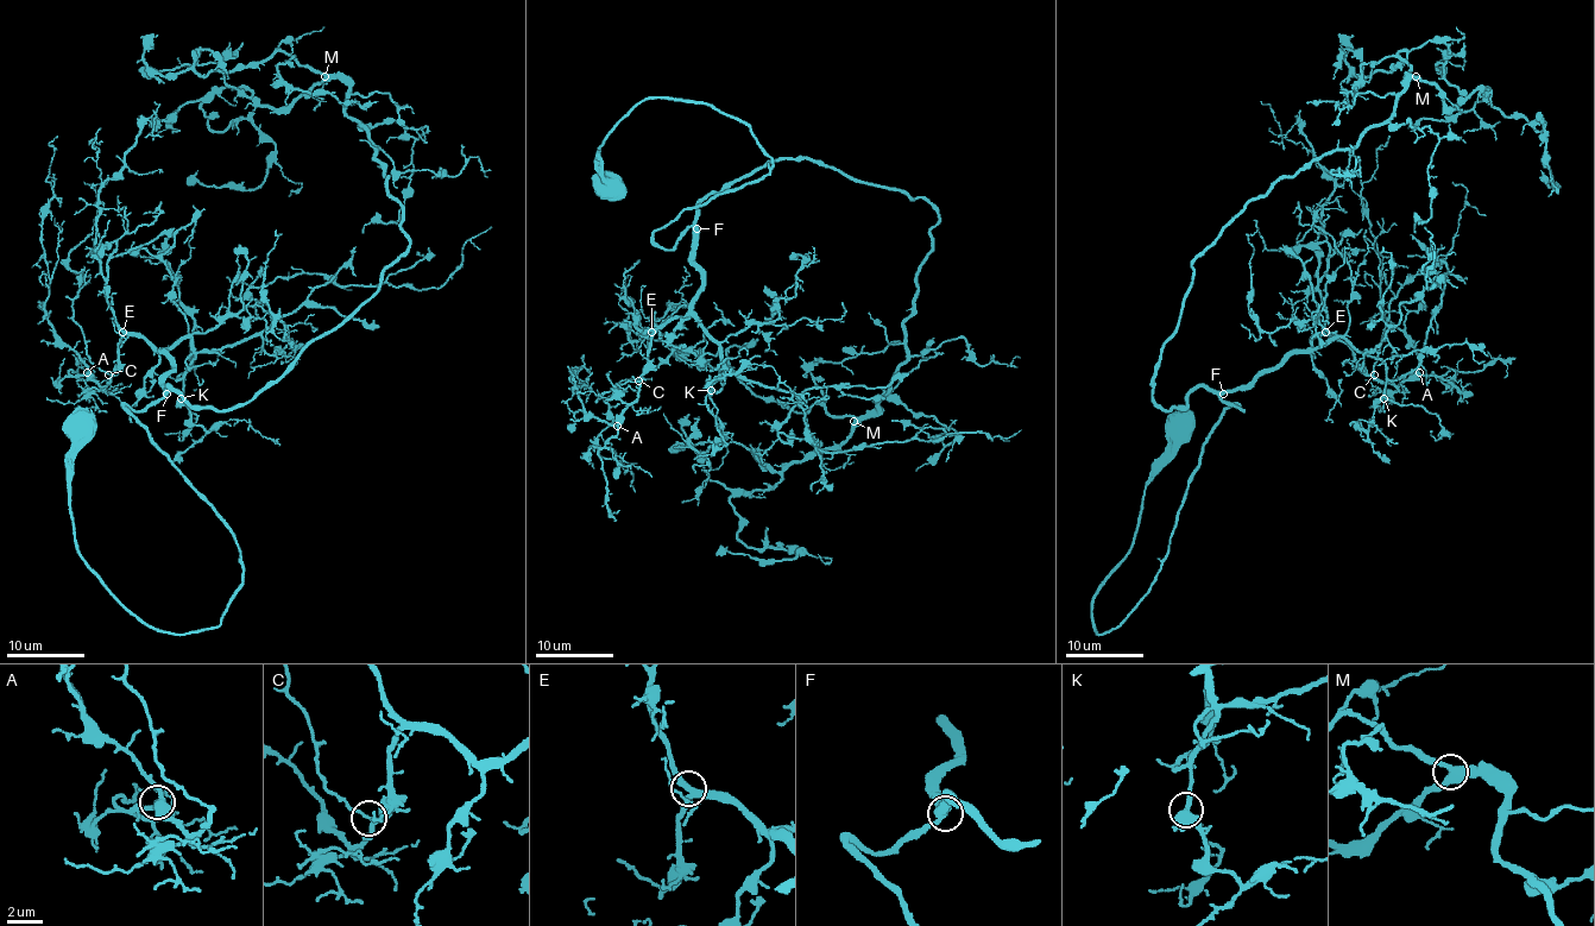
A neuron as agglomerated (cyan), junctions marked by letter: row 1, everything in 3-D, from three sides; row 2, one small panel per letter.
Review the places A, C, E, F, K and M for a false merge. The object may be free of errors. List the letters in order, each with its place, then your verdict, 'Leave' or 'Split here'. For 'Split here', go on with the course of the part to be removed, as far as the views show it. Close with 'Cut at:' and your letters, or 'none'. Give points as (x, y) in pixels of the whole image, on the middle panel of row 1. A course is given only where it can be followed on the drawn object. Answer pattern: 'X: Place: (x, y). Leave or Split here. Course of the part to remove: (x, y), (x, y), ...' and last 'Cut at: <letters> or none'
A: Place: (617, 426). Leave
C: Place: (638, 380). Leave
E: Place: (651, 332). Leave
F: Place: (697, 228). Leave
K: Place: (711, 390). Leave
M: Place: (853, 421). Leave
Cut at: none

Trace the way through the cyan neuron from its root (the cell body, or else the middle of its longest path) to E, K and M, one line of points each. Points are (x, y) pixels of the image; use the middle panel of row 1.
E: (606, 182), (605, 137), (650, 98), (711, 104), (771, 157), (654, 233), (693, 227), (701, 290), (651, 332)
K: (606, 182), (605, 137), (650, 98), (711, 104), (771, 157), (654, 233), (693, 227), (711, 390)
M: (606, 182), (605, 137), (678, 98), (771, 169), (666, 249), (781, 158), (925, 197), (907, 359), (853, 421)

